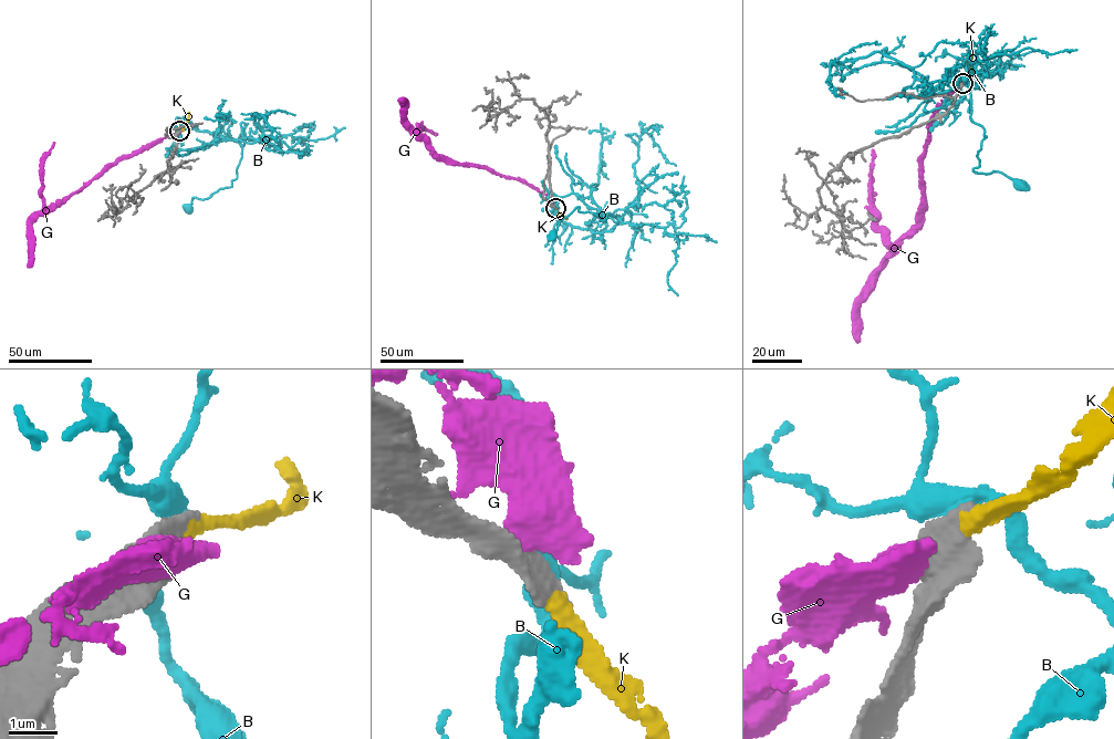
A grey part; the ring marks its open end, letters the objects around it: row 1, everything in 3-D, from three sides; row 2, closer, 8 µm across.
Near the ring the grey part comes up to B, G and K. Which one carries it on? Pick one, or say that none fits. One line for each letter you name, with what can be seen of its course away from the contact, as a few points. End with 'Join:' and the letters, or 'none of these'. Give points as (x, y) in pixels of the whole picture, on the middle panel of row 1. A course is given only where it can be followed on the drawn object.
Join: K

